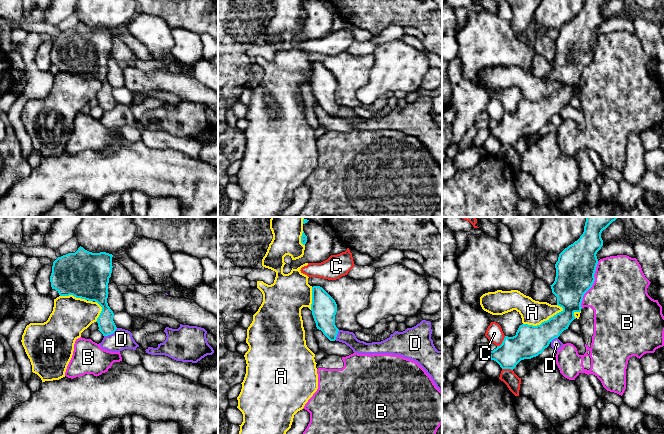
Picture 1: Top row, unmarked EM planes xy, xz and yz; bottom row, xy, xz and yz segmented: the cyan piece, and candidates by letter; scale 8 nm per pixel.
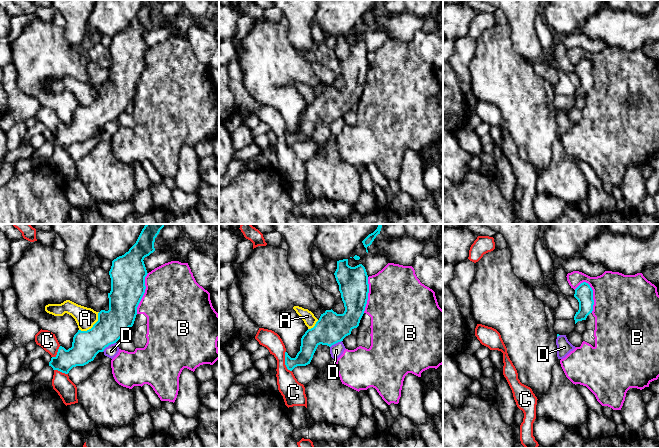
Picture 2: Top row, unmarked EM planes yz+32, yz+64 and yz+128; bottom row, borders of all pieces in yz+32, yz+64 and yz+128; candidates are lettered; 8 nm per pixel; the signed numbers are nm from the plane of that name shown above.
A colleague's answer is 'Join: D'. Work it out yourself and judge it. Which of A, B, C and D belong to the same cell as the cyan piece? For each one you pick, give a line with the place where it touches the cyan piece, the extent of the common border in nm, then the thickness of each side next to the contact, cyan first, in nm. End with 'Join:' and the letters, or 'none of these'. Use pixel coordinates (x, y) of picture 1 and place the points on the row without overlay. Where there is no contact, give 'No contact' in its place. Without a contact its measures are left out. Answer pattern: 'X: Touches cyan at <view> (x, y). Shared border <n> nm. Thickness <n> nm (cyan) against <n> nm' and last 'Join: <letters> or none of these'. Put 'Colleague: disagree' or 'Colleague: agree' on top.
Colleague: disagree
Join: none of these

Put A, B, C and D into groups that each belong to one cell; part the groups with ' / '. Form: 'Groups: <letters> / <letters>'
Groups: A / B / C / D

